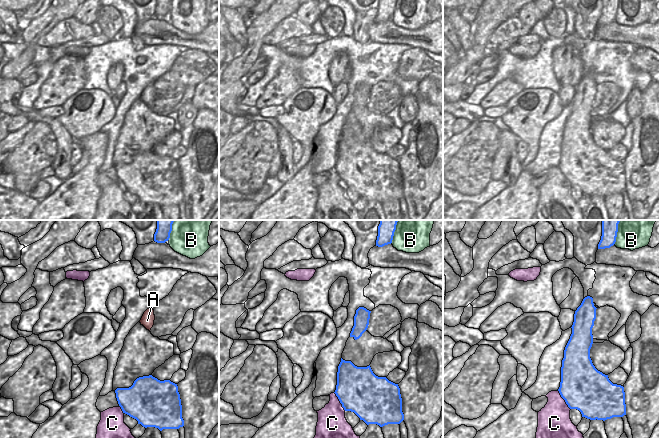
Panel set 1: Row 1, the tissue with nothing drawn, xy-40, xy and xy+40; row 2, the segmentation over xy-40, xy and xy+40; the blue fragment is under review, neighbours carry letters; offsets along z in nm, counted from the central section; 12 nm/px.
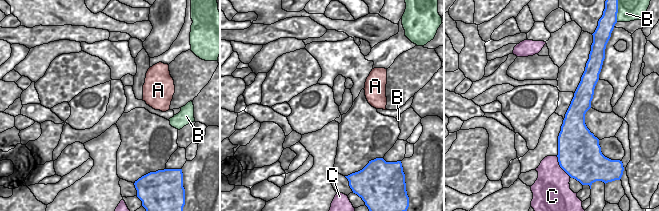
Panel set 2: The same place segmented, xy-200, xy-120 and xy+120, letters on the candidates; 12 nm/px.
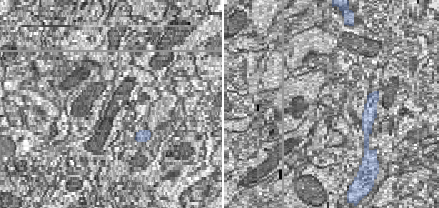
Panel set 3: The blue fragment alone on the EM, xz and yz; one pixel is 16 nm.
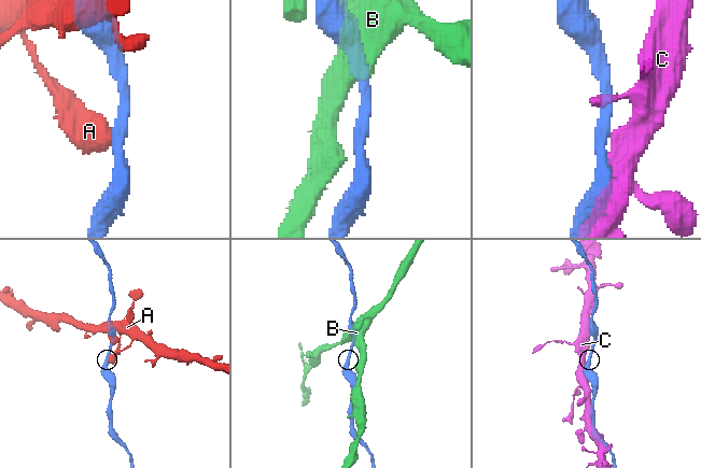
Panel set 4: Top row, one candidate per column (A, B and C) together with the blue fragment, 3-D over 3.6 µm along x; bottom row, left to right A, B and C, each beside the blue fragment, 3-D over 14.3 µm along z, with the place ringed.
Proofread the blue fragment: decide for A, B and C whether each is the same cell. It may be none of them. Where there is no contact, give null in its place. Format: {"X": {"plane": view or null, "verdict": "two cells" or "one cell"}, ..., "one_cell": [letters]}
{"A": {"plane": null, "verdict": "two cells"}, "B": {"plane": "xy+40", "verdict": "two cells"}, "C": {"plane": "xy+40", "verdict": "two cells"}, "one_cell": []}

